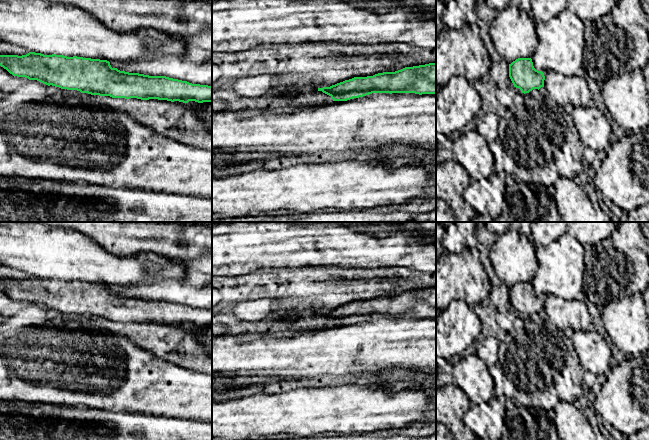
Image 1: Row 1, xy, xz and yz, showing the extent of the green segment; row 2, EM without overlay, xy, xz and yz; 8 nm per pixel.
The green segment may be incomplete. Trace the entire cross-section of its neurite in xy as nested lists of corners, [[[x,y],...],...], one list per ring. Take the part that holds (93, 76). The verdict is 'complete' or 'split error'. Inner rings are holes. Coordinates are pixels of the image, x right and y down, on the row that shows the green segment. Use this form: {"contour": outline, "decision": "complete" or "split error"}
{"contour": [[[29,52],[22,56],[0,55],[0,66],[13,76],[25,77],[29,80],[37,80],[48,86],[77,90],[81,93],[99,95],[101,97],[137,98],[141,100],[158,99],[183,103],[188,103],[189,101],[198,103],[212,102],[212,86],[192,84],[166,76],[149,76],[120,71],[117,68],[112,68],[107,60]]], "decision": "complete"}

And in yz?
{"contour": [[[518,58],[509,64],[509,77],[524,94],[544,87],[544,73],[534,68],[531,58]]], "decision": "complete"}

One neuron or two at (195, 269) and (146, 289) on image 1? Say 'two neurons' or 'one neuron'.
one neuron

